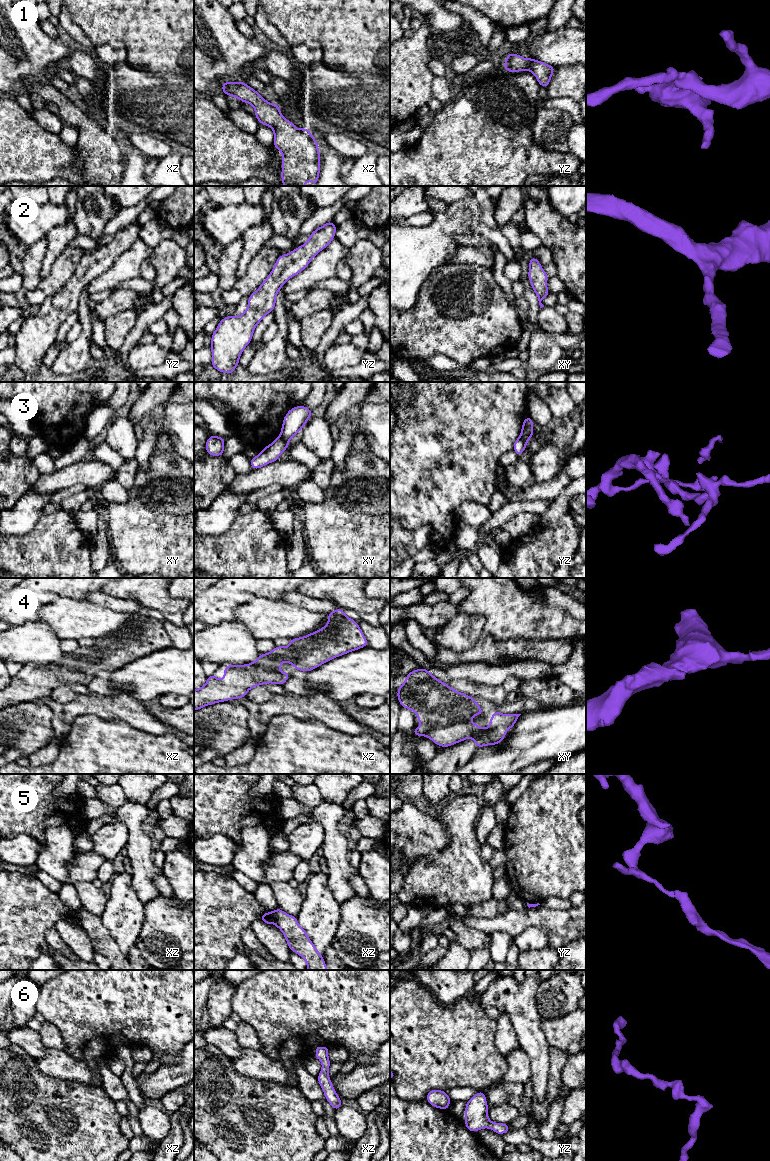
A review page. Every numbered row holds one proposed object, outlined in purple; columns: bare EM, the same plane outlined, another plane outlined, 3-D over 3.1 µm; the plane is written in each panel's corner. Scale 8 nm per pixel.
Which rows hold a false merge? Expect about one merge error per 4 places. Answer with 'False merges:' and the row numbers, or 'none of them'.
False merges: 3, 5

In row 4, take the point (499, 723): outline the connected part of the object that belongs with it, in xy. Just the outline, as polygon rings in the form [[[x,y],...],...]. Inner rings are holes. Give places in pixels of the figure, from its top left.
[[[419,668],[406,675],[397,698],[402,708],[415,711],[421,727],[413,728],[416,736],[430,738],[436,745],[449,747],[472,738],[477,749],[501,743],[521,714],[501,714],[498,709],[490,717],[490,725],[480,728],[471,722],[473,716],[484,715],[477,700],[458,692]]]

